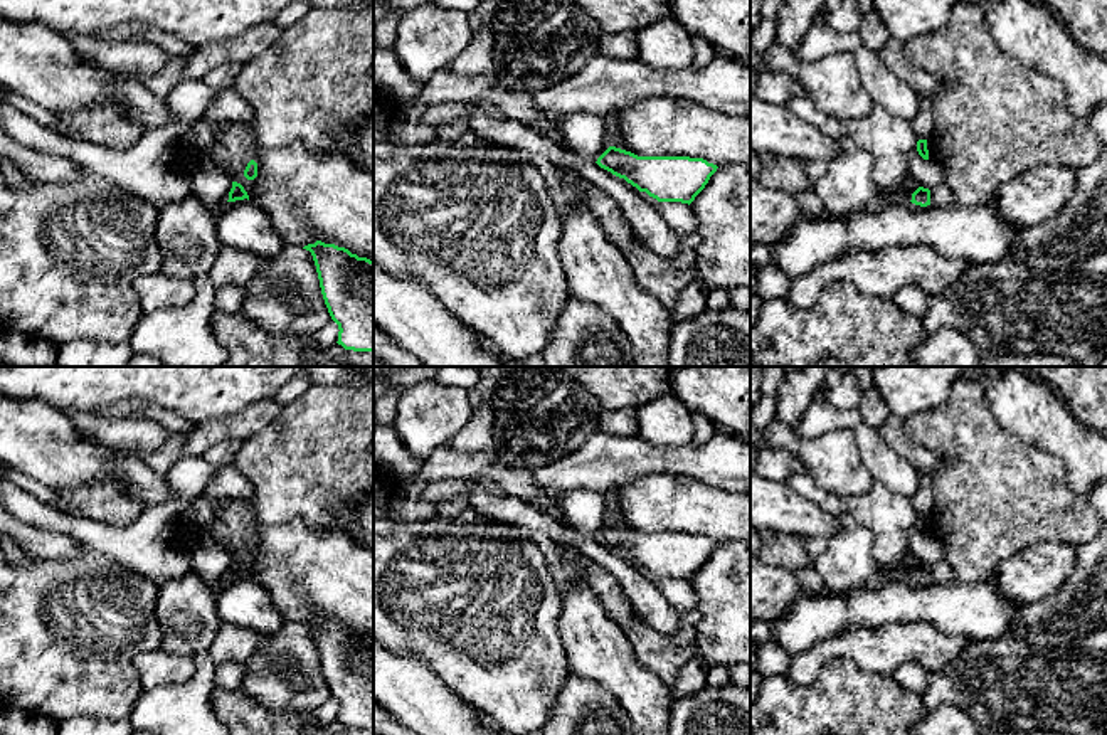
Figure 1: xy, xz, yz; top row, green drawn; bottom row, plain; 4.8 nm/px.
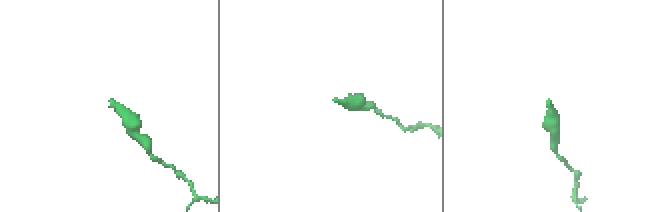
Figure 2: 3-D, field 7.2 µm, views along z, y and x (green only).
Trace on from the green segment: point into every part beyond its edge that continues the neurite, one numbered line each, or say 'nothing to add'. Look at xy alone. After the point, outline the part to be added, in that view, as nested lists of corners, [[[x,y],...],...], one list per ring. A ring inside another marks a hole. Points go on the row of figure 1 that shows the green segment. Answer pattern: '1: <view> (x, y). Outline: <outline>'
nothing to add

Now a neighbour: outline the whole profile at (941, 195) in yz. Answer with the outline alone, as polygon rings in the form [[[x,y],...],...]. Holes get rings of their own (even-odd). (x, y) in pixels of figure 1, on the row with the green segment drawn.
[[[940,183],[930,188],[930,204],[935,207],[951,207],[956,204],[956,198],[952,190],[945,183]]]

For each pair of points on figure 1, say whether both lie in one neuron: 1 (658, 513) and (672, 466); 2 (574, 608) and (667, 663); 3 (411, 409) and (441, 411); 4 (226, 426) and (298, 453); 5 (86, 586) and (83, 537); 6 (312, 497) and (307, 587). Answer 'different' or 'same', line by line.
1: different
2: different
3: same
4: different
5: different
6: different

